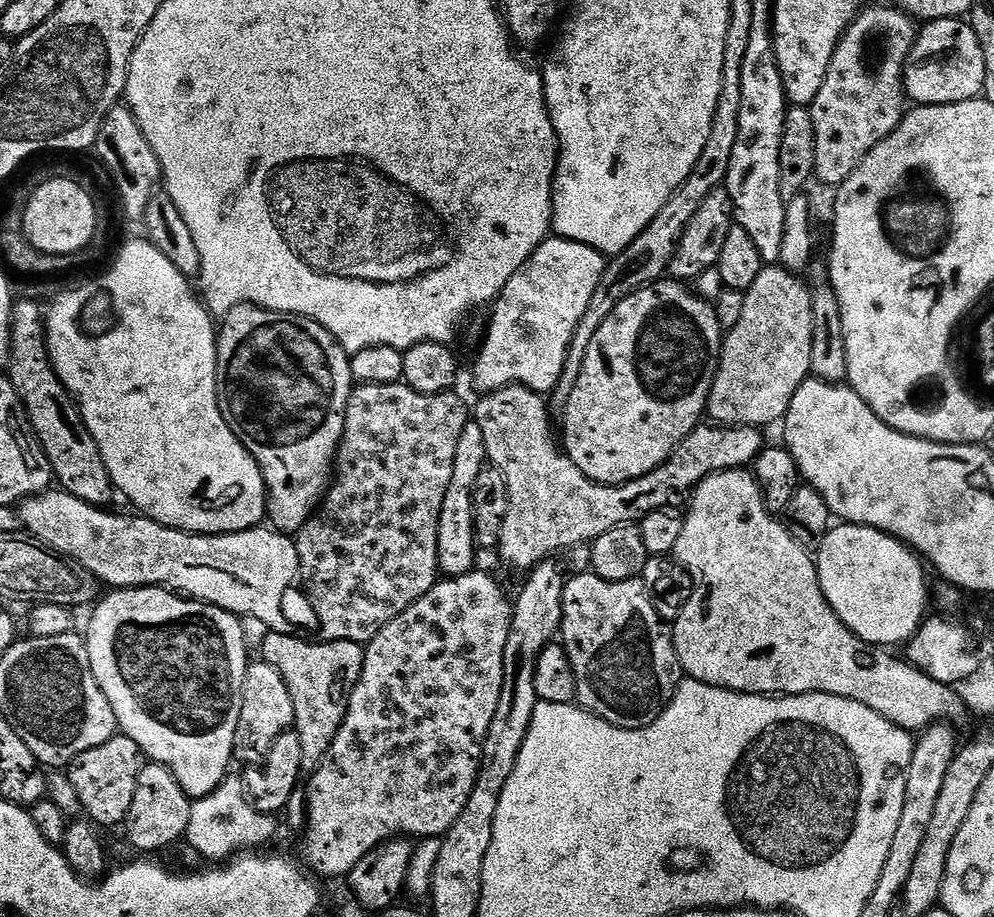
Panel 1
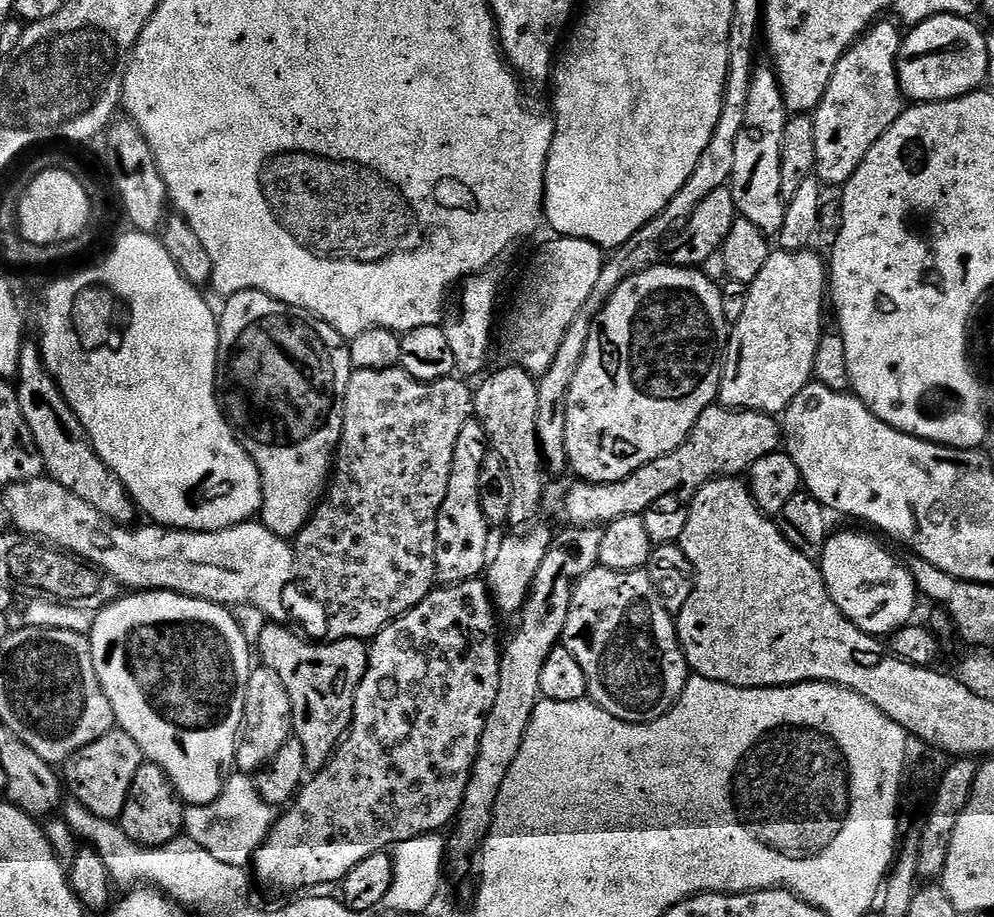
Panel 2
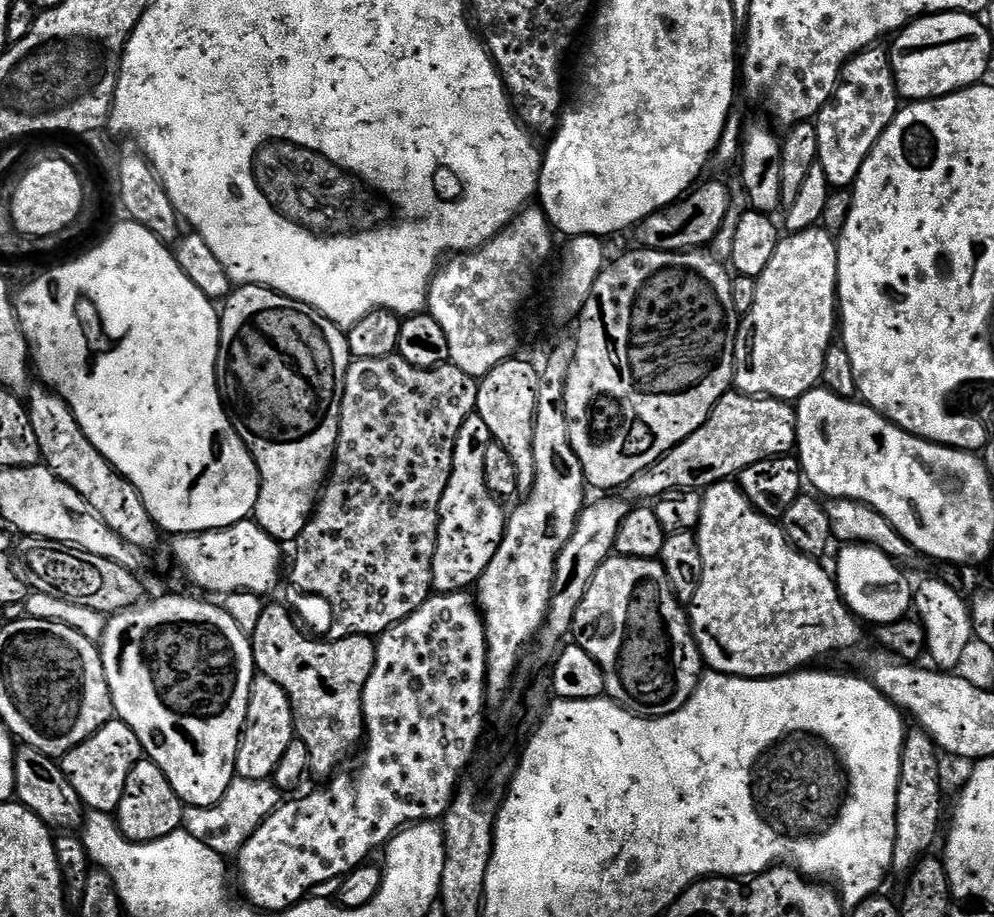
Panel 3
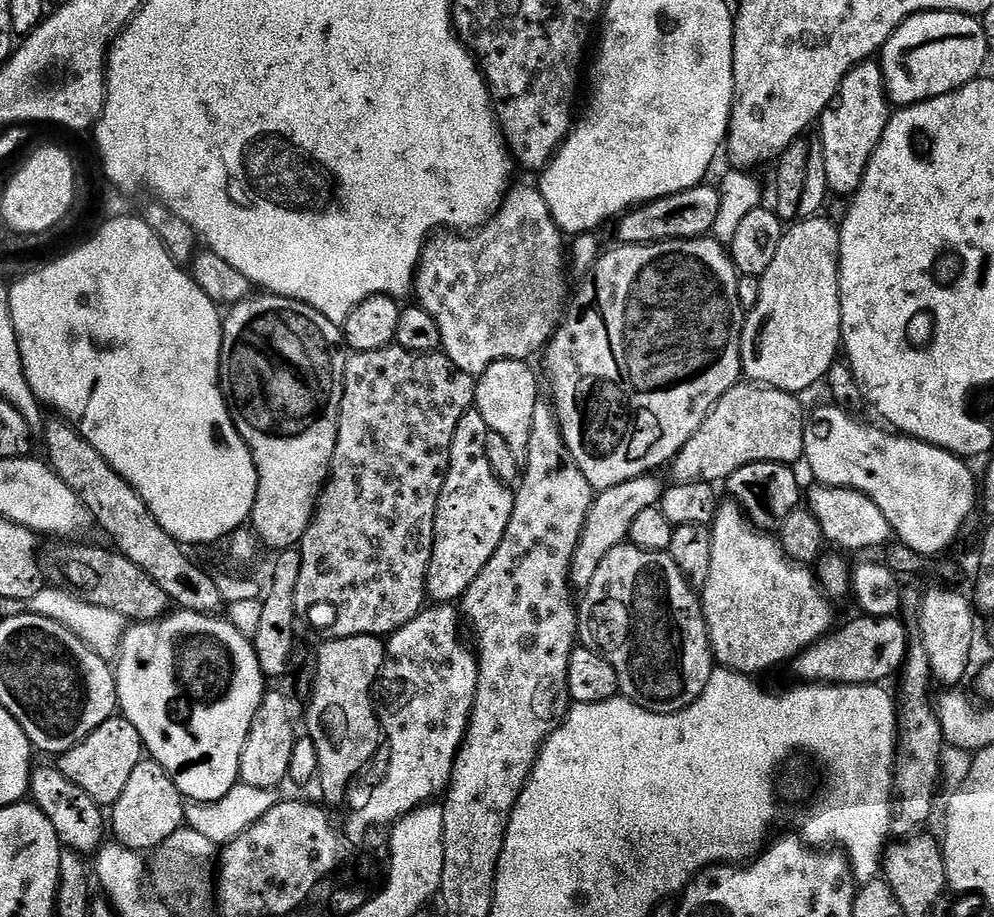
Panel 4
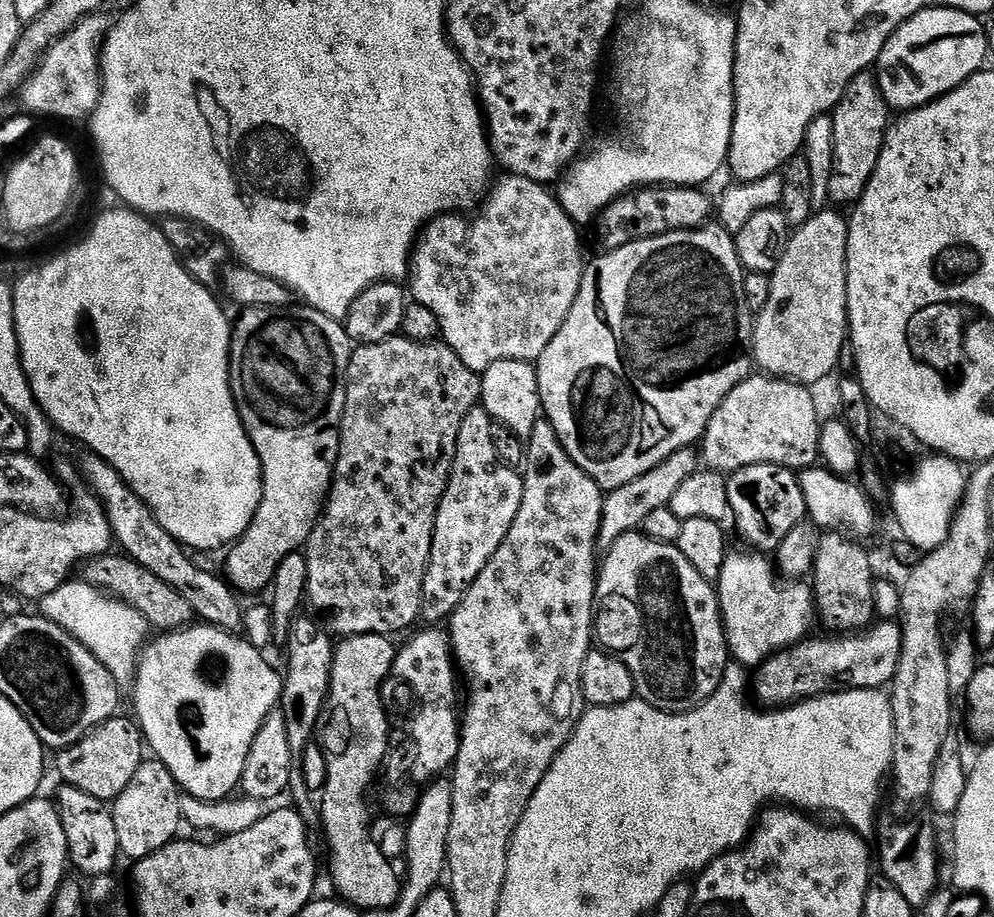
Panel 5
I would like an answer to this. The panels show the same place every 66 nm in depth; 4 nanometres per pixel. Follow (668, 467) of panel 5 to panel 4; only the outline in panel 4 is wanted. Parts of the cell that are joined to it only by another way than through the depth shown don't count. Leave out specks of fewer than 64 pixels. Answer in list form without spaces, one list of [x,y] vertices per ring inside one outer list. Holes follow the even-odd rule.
[[[649,474],[630,478],[630,482],[622,482],[618,486],[610,486],[606,490],[595,493],[590,506],[590,514],[586,516],[582,538],[578,542],[578,550],[574,550],[570,577],[573,589],[587,590],[594,574],[598,574],[598,566],[602,566],[602,558],[606,558],[606,554],[610,554],[614,546],[627,541],[634,517],[642,510],[650,510],[659,505],[660,495],[664,492],[666,484],[658,477],[659,475]]]

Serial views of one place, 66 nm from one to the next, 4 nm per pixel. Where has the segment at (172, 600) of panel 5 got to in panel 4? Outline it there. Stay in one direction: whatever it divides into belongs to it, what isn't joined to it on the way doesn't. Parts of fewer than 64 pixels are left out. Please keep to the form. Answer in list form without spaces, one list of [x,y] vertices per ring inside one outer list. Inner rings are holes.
[[[58,546],[47,556],[45,554],[44,560],[47,577],[49,574],[54,579],[51,581],[64,583],[88,604],[112,610],[127,621],[156,621],[169,611],[170,601],[166,592],[141,567],[135,566],[134,562],[130,562],[115,549]]]

